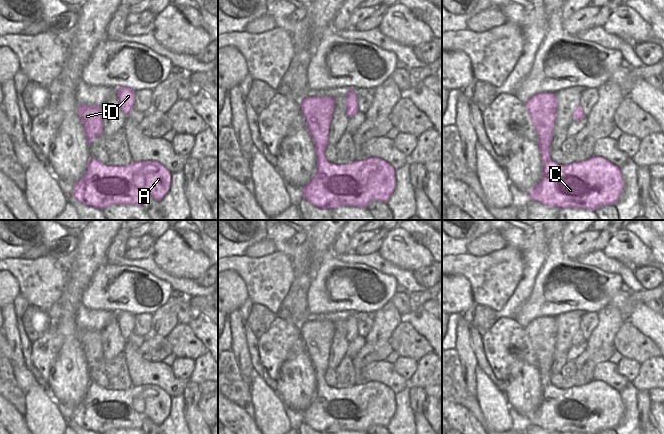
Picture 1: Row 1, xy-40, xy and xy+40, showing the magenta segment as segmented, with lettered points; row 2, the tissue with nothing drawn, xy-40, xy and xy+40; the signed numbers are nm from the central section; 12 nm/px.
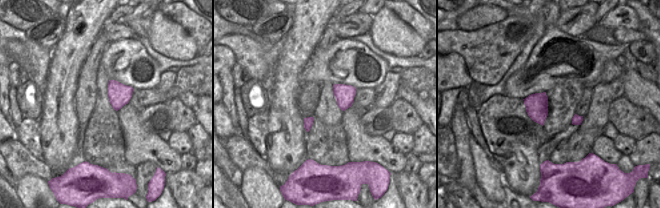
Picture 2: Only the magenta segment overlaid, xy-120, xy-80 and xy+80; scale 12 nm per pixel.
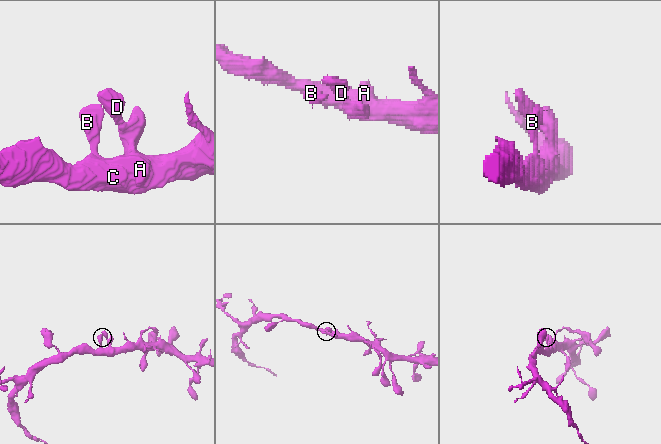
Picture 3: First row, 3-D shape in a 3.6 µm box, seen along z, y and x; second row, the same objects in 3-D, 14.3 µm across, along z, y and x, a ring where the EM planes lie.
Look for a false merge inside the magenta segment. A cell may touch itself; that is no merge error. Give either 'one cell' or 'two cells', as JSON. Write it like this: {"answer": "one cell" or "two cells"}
{"answer": "one cell"}

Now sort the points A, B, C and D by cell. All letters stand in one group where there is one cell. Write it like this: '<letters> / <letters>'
A B C D

